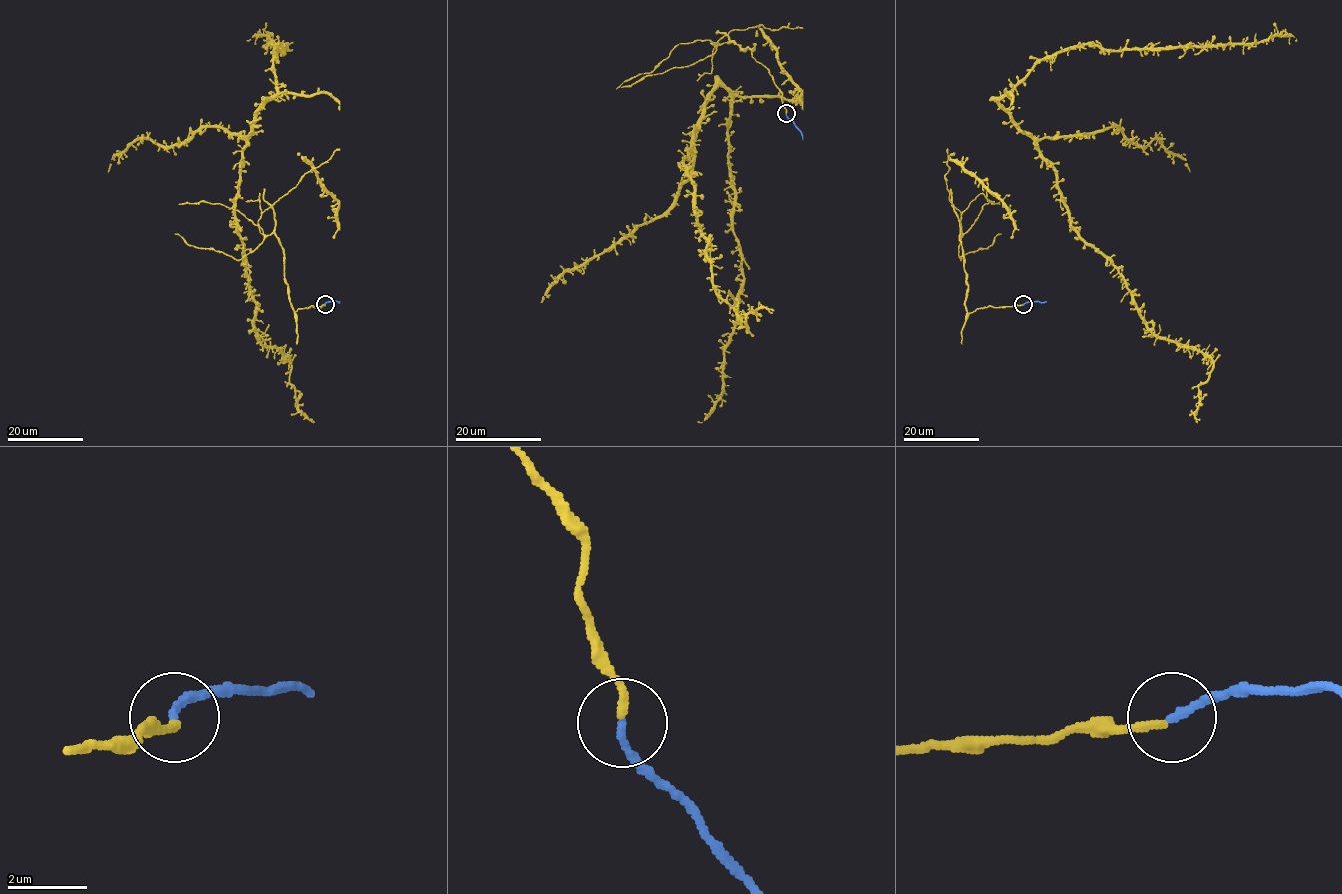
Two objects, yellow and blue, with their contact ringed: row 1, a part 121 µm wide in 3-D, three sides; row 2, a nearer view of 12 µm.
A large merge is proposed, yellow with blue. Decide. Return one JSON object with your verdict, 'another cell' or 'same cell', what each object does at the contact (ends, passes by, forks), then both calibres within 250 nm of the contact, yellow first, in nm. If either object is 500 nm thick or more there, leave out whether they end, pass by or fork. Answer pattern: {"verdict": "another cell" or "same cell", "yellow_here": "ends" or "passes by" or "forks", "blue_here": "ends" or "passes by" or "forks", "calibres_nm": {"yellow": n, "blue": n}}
{"verdict": "same cell", "yellow_here": "ends", "blue_here": "ends", "calibres_nm": {"yellow": 190, "blue": 200}}

